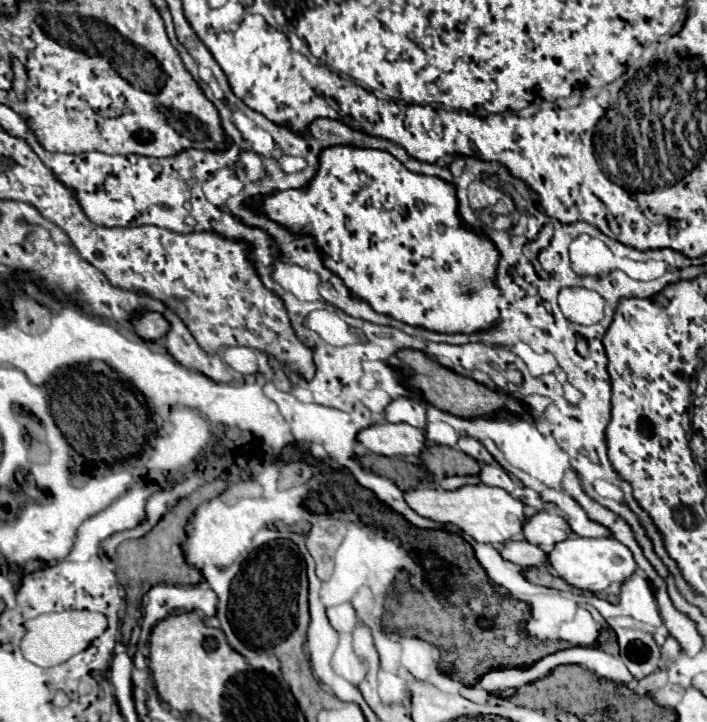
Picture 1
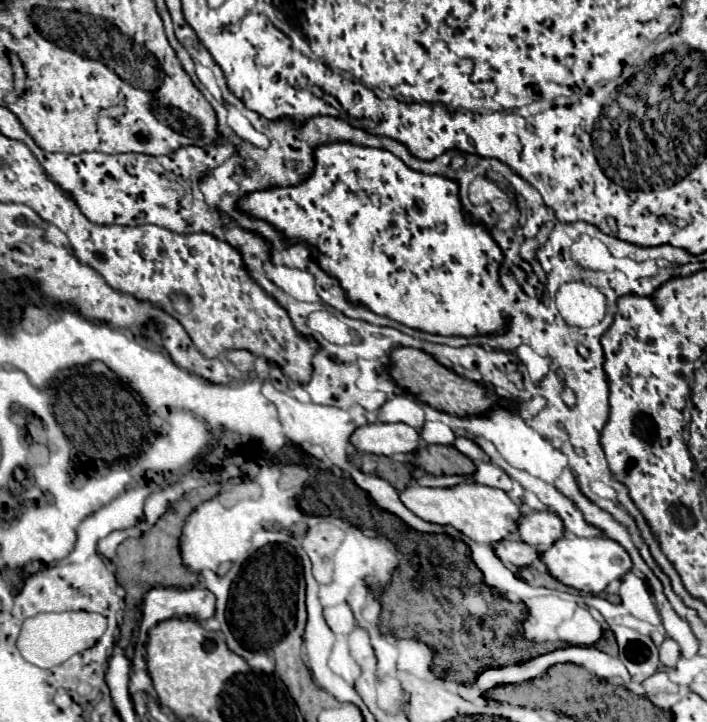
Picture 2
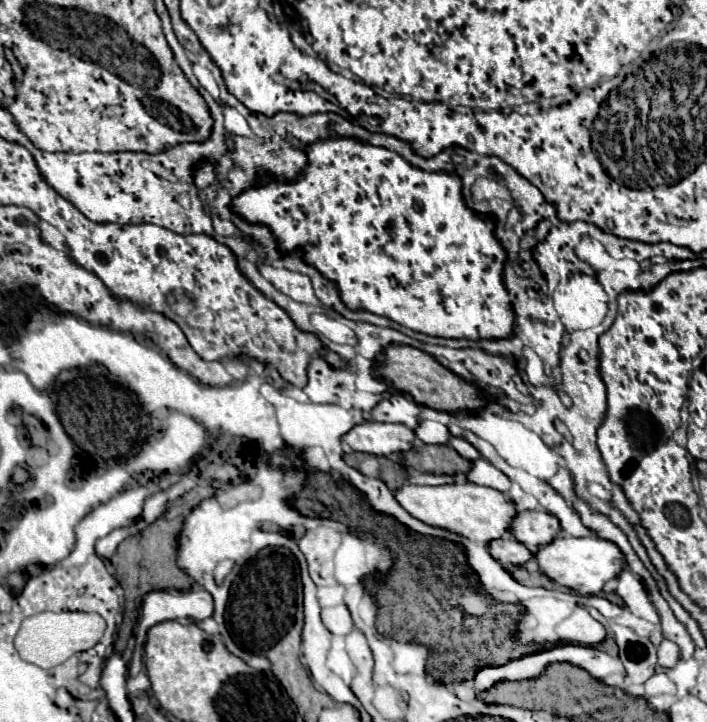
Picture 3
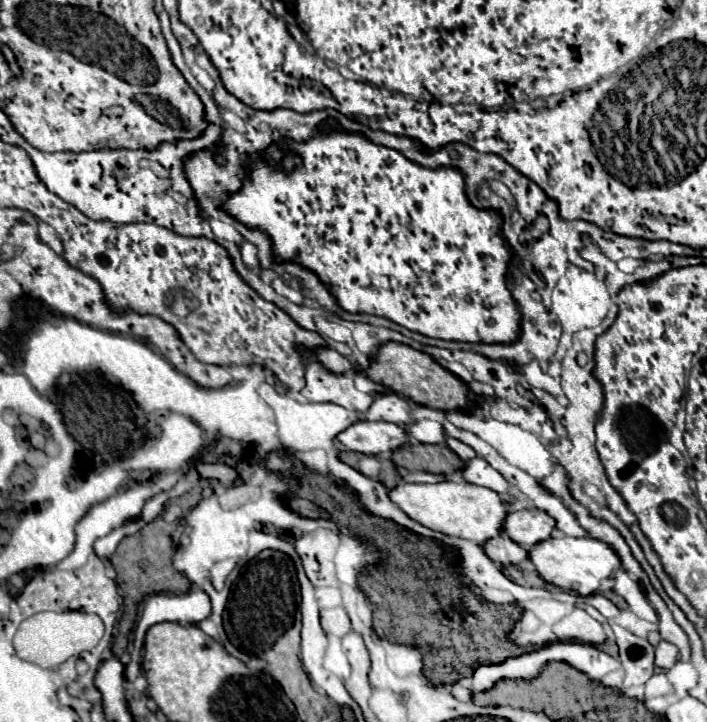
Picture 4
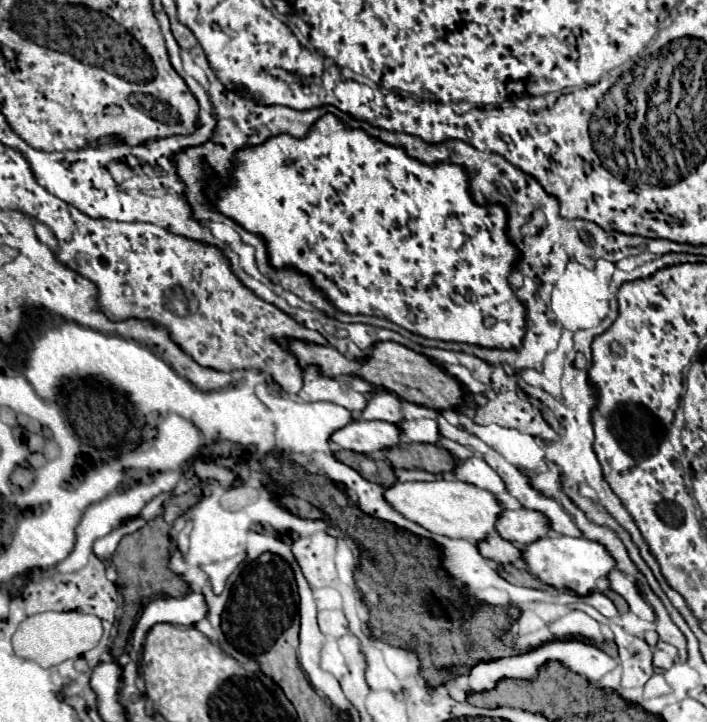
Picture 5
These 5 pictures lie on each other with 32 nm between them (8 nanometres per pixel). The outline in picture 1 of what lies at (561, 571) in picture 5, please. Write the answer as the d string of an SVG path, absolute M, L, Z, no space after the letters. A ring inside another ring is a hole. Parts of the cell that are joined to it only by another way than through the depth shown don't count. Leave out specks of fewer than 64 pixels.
M568 538L554 546L554 550L548 554L548 562L560 574L560 578L586 592L602 592L614 582L624 584L636 570L632 552L616 538Z

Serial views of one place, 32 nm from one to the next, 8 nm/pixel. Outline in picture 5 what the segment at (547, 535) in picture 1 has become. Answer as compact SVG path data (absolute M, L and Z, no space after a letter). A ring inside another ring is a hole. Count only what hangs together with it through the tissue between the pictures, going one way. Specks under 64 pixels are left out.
M522 508L504 510L498 518L496 530L502 538L514 542L518 548L526 548L528 544L544 538L550 532L550 524L548 520L544 520L544 516L540 516L540 512Z

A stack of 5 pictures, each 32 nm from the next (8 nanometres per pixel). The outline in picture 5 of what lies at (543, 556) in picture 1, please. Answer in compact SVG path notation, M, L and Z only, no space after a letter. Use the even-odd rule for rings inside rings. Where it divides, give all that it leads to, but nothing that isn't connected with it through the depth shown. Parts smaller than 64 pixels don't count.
M492 534L486 540L482 540L478 548L482 556L486 556L488 560L494 560L496 564L508 564L508 562L514 564L516 560L522 560L522 550L498 534Z

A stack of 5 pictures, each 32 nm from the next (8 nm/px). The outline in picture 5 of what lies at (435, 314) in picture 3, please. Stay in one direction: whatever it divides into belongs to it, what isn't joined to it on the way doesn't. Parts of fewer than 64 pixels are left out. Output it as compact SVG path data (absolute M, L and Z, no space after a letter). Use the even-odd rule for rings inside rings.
M326 114L320 118L306 138L292 138L288 134L280 134L270 138L262 146L244 148L236 152L236 168L234 168L234 188L220 188L218 200L212 200L212 206L220 210L224 216L236 220L248 232L256 232L264 236L270 264L276 268L294 266L300 272L312 276L314 284L322 288L322 292L330 298L330 302L348 314L370 314L386 318L414 334L424 338L436 338L446 342L466 342L478 344L488 348L516 348L524 336L524 306L514 296L512 288L508 286L508 276L512 272L512 264L518 258L518 250L506 236L506 212L502 206L476 206L468 194L468 174L458 164L436 164L426 166L414 158L408 158L402 148L388 146L380 140L370 138L364 130L346 128L336 116ZM494 318L492 326L486 326L484 320Z

